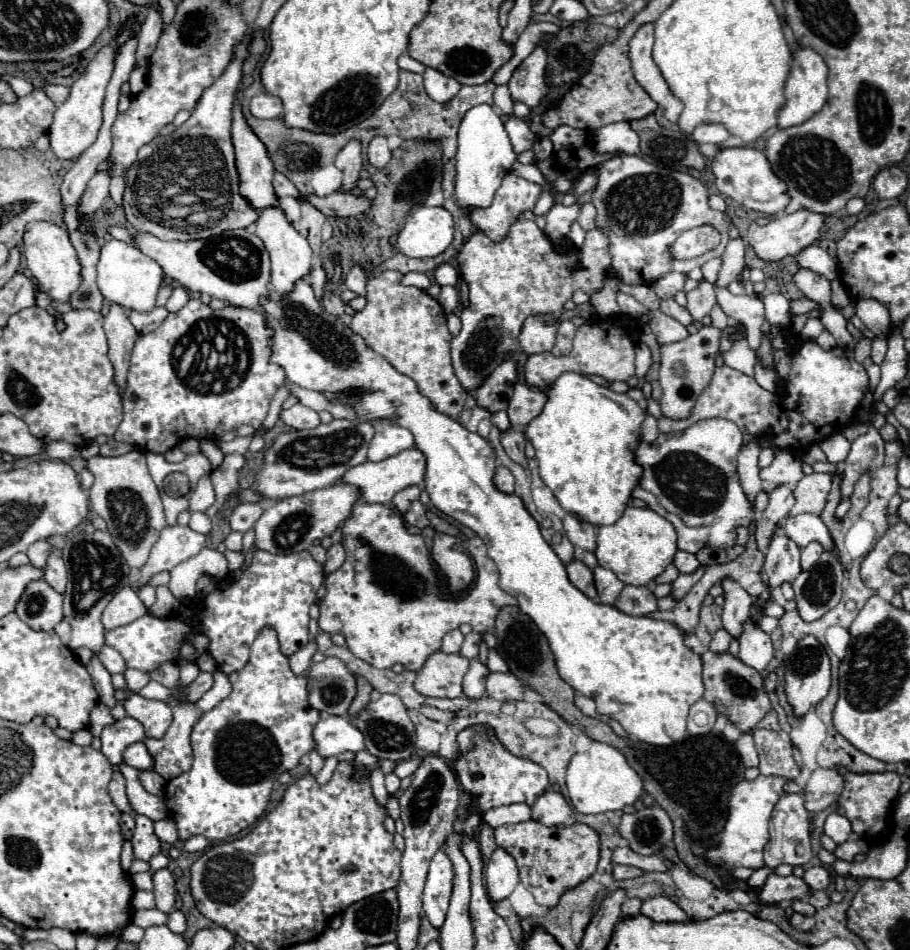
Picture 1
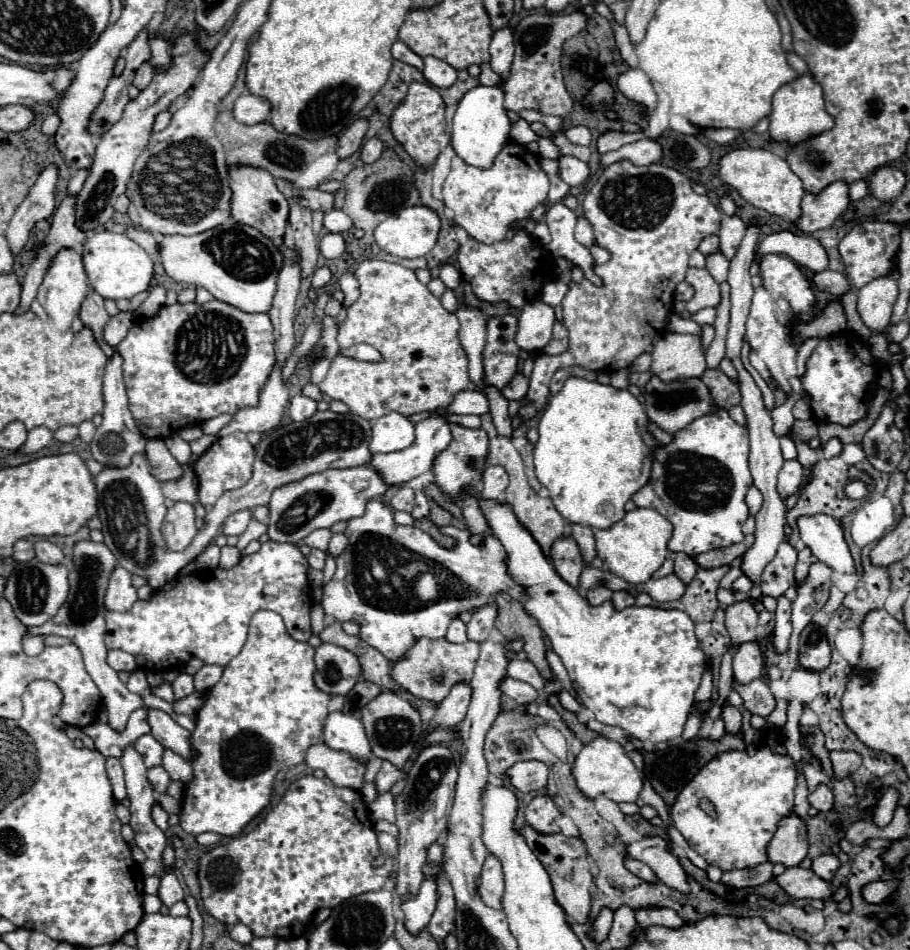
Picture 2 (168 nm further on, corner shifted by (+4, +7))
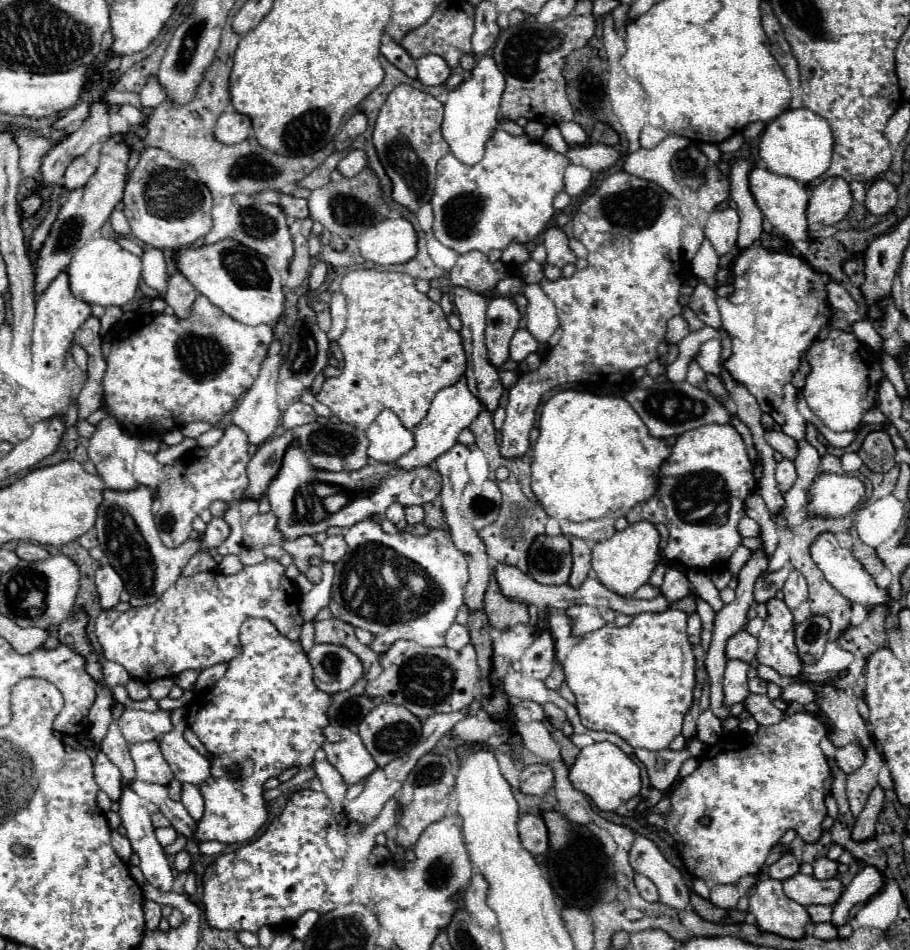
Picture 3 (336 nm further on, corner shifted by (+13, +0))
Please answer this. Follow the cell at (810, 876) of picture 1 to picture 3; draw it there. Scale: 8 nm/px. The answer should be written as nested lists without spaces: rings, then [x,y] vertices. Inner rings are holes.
[[[819,858],[815,864],[813,864],[813,876],[819,878],[819,880],[827,880],[827,878],[833,878],[837,874],[837,862],[829,860],[829,858]]]

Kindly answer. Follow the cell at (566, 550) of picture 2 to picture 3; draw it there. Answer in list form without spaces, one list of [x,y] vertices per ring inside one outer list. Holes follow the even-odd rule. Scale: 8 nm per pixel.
[[[537,536],[529,548],[529,574],[539,584],[561,586],[571,574],[571,544],[567,536]]]

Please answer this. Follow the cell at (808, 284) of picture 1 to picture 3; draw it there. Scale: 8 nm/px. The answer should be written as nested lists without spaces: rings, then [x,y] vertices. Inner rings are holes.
[[[829,282],[827,286],[825,286],[825,290],[827,290],[827,300],[829,300],[829,304],[835,308],[835,310],[841,310],[841,312],[849,312],[849,310],[857,310],[857,304],[855,304],[855,300],[849,296],[849,292],[841,286],[841,284],[837,284],[837,282]]]

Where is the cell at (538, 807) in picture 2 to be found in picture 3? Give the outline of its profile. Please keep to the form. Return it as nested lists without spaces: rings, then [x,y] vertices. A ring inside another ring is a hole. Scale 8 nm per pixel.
[[[523,814],[519,818],[519,836],[523,846],[533,854],[541,856],[549,850],[549,832],[545,820],[537,814]]]

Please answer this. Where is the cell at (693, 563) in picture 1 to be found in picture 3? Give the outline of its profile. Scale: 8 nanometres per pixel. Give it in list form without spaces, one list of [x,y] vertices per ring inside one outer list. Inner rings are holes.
[[[667,568],[667,574],[665,574],[665,582],[661,586],[661,592],[671,602],[685,598],[691,592],[691,584],[689,584],[685,572],[681,572],[677,568]]]

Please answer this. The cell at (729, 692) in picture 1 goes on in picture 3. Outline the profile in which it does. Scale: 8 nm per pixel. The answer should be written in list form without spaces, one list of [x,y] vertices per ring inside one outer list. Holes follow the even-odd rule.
[[[749,694],[743,704],[745,704],[745,710],[755,718],[757,724],[777,724],[783,718],[783,712],[775,708],[767,696]]]

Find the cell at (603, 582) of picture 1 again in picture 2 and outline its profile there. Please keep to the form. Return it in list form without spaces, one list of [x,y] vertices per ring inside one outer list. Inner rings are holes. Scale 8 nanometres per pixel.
[[[592,589],[592,591],[590,591],[590,593],[586,593],[584,597],[588,599],[588,603],[590,603],[590,605],[602,605],[602,603],[610,601],[612,593],[610,593],[610,589]]]

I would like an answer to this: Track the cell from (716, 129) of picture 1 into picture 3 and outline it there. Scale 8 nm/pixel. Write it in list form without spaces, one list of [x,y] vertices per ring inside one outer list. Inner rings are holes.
[[[735,134],[735,136],[731,136],[729,140],[723,140],[723,142],[719,144],[719,150],[721,150],[721,152],[737,152],[737,150],[741,148],[741,144],[743,144],[743,136],[741,136],[741,134]]]

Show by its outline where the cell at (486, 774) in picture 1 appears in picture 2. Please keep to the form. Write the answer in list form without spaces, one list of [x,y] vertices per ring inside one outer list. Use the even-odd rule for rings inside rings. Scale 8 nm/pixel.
[[[520,761],[518,765],[510,767],[508,775],[518,791],[540,791],[548,783],[548,765],[542,761]]]

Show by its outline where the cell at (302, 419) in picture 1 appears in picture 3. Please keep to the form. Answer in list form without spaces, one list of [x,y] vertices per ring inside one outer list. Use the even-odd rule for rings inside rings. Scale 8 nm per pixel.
[[[293,402],[293,404],[283,412],[283,428],[285,428],[285,430],[297,428],[297,426],[315,422],[315,418],[317,418],[317,414],[315,414],[315,410],[313,410],[309,404]]]

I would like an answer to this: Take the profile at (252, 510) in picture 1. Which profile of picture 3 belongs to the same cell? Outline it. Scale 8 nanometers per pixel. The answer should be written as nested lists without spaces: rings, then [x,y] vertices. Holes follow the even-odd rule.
[[[213,518],[207,524],[207,530],[203,534],[203,542],[207,548],[217,548],[227,540],[229,534],[231,534],[231,526],[223,518]]]

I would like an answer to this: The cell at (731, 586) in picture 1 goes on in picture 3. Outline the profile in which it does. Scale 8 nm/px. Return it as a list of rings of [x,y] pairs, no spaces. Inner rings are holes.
[[[741,630],[741,632],[737,632],[737,636],[731,636],[727,640],[725,654],[729,660],[737,658],[743,662],[751,662],[757,654],[757,638],[751,636],[747,630]]]

